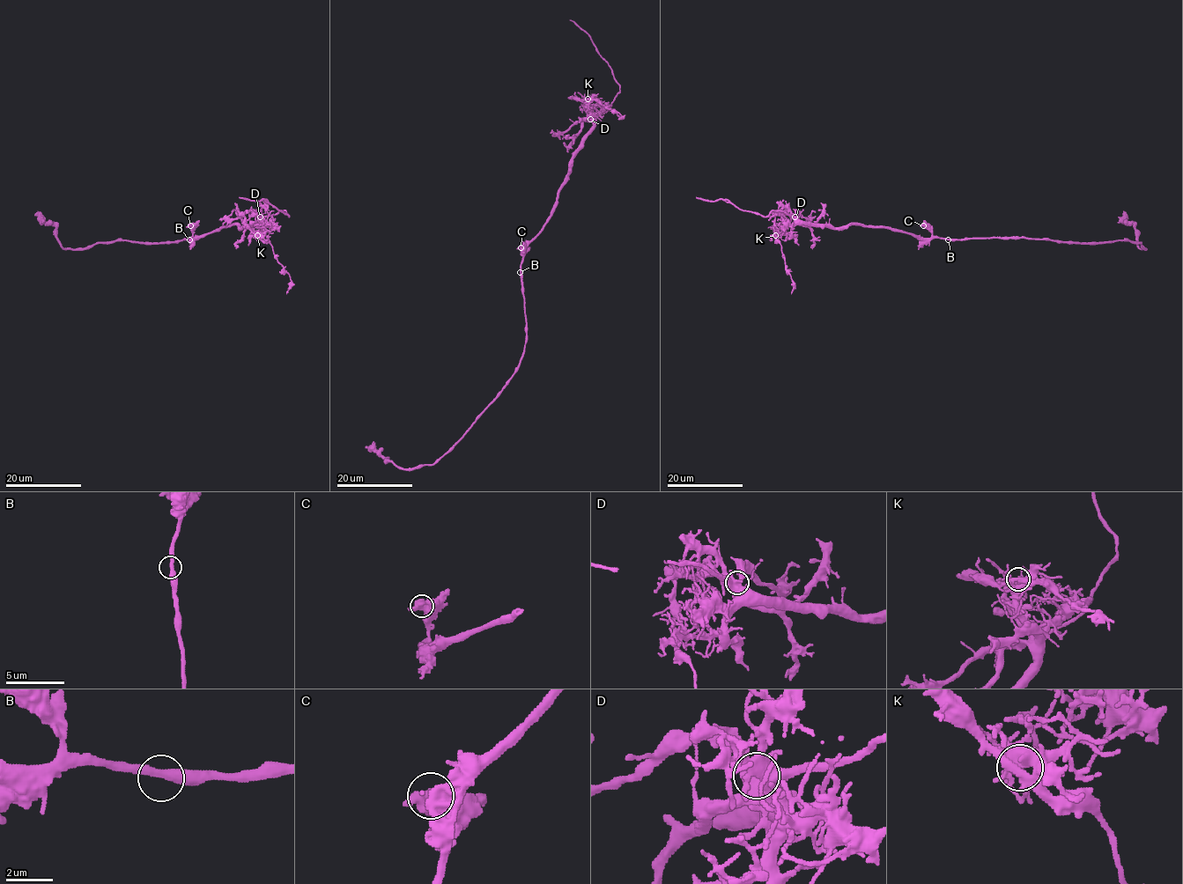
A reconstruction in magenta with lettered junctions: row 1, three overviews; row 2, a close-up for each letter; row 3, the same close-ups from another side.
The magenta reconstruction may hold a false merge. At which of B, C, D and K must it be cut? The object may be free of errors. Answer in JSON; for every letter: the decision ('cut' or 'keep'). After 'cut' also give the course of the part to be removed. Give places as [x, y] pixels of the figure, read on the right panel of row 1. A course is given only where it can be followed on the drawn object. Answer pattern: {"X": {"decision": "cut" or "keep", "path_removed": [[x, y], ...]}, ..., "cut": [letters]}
{"B": {"decision": "keep"}, "C": {"decision": "keep"}, "D": {"decision": "keep"}, "K": {"decision": "cut", "path_removed": [[775, 235], [781, 246], [785, 269], [790, 275], [791, 294]]}, "cut": ["K"]}

